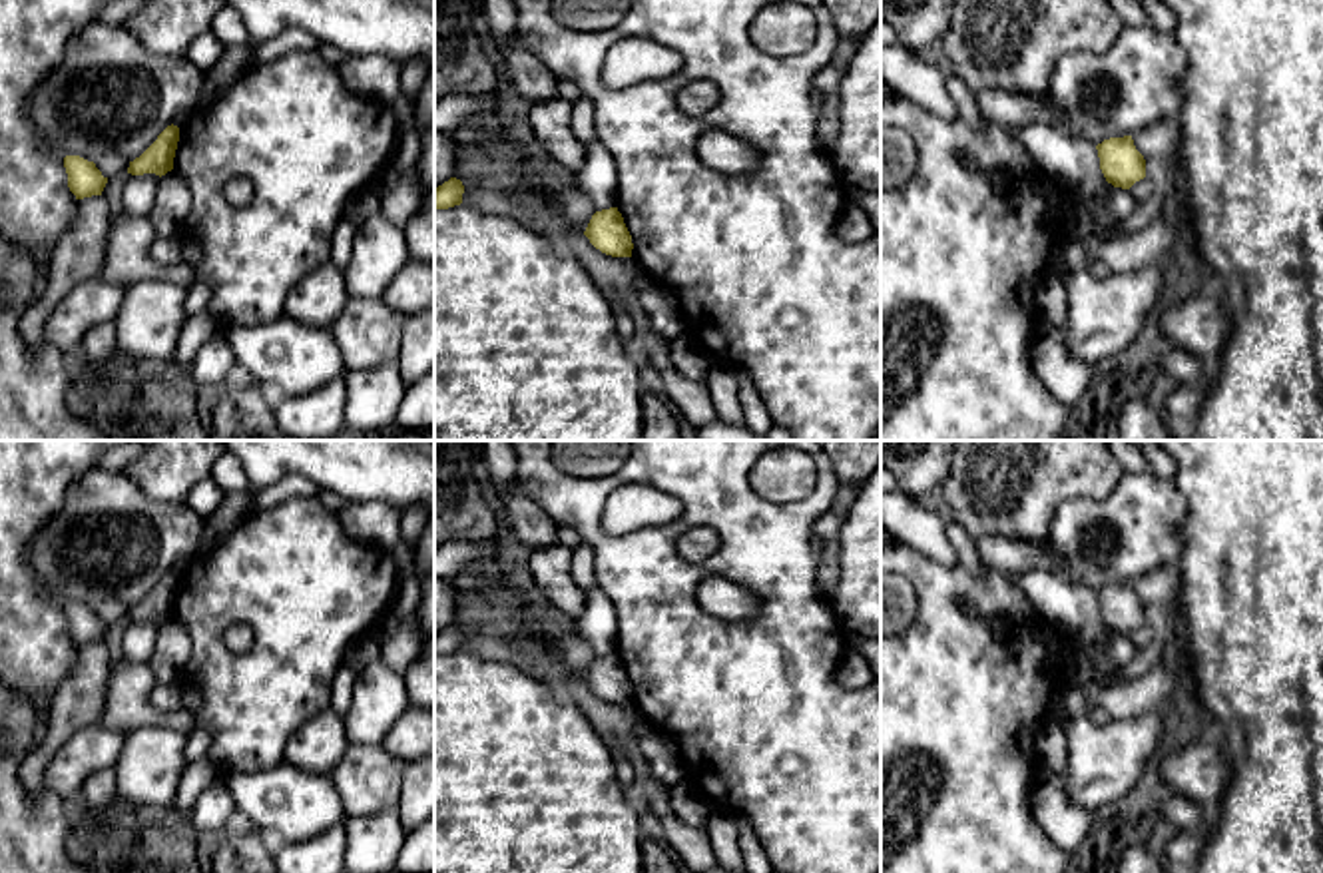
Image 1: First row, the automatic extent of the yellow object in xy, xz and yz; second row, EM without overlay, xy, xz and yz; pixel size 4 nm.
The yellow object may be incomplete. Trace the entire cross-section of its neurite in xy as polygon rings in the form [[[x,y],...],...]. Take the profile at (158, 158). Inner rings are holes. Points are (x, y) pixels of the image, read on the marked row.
[[[167,126],[157,140],[133,161],[130,161],[128,173],[143,175],[155,173],[165,175],[173,169],[173,157],[179,142],[179,128]]]

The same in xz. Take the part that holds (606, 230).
[[[618,207],[596,211],[584,231],[590,243],[612,257],[632,257],[632,235]]]

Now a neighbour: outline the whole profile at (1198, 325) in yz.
[[[1191,297],[1164,303],[1154,315],[1162,335],[1188,351],[1205,369],[1221,355],[1229,337],[1229,313],[1221,299]]]

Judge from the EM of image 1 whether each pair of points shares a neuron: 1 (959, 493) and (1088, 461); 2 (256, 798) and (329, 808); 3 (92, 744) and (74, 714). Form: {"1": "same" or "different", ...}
{"1": "same", "2": "same", "3": "different"}

